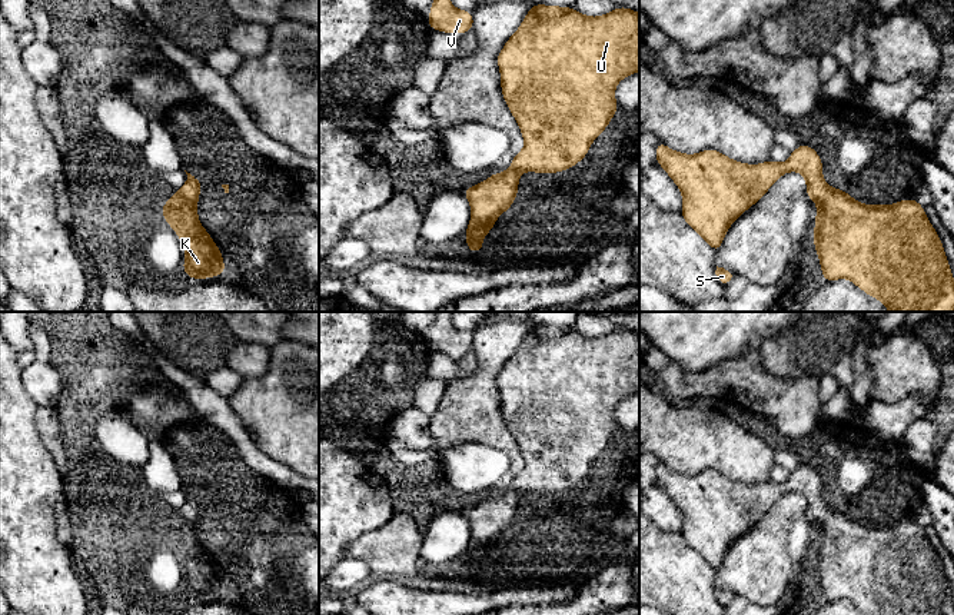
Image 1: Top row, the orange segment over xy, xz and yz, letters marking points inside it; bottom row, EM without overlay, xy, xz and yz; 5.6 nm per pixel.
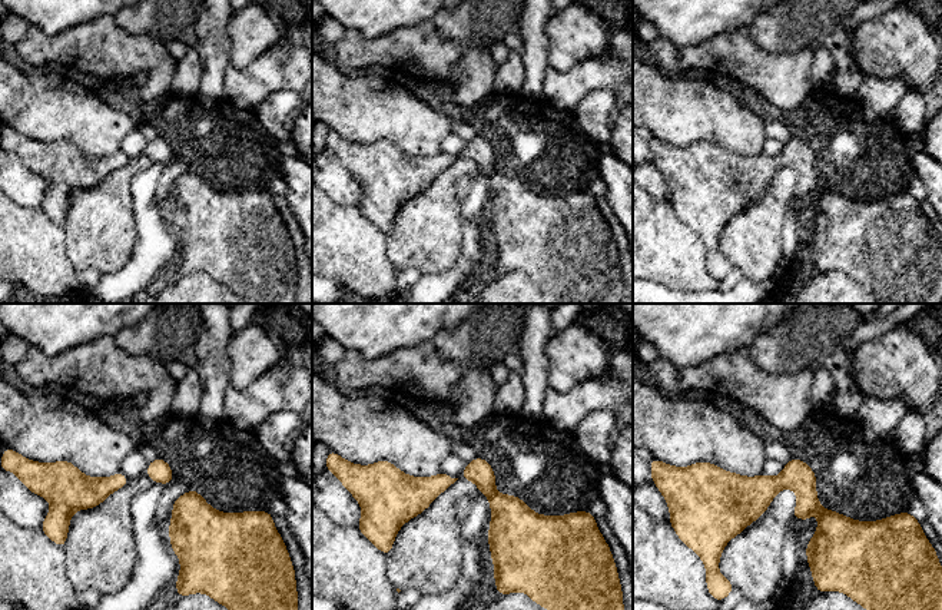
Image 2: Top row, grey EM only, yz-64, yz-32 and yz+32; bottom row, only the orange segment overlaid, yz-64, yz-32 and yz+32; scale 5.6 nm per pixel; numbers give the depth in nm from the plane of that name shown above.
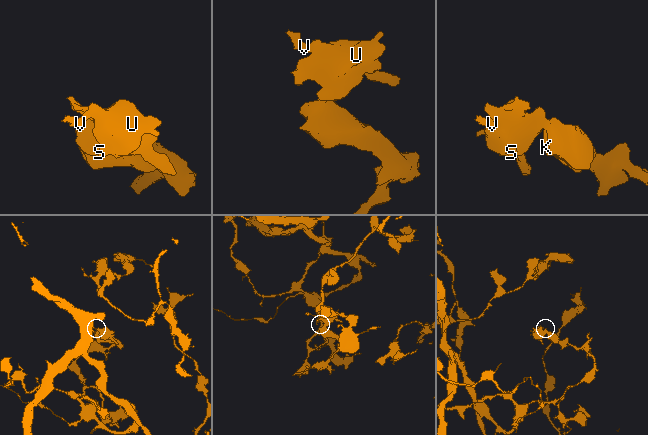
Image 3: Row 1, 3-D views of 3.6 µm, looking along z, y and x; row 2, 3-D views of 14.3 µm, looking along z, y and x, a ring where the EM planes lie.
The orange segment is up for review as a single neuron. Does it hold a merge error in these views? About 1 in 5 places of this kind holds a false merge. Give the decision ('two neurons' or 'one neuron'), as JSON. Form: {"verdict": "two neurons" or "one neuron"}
{"verdict": "one neuron"}

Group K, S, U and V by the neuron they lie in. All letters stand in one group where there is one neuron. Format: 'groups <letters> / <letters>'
groups K S U V

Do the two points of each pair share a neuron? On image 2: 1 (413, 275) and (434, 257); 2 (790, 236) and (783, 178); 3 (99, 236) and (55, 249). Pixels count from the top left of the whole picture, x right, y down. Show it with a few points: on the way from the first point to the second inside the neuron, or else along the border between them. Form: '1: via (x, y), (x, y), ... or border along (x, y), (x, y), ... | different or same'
1: border along (401, 268), (415, 268), (421, 274) | different
2: border along (790, 195), (786, 202), (783, 232), (780, 235) | different
3: border along (63, 228), (68, 258), (78, 269) | different

